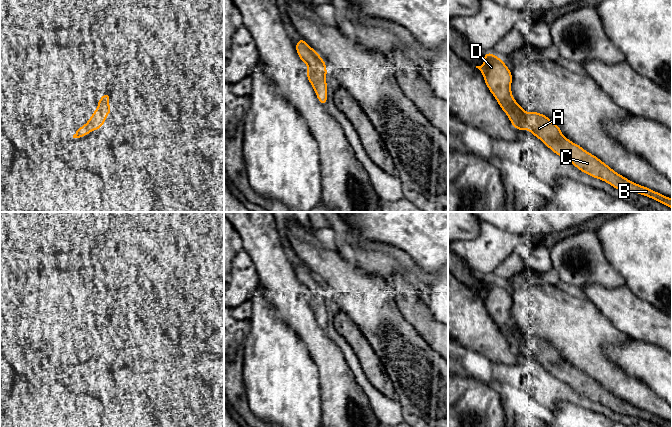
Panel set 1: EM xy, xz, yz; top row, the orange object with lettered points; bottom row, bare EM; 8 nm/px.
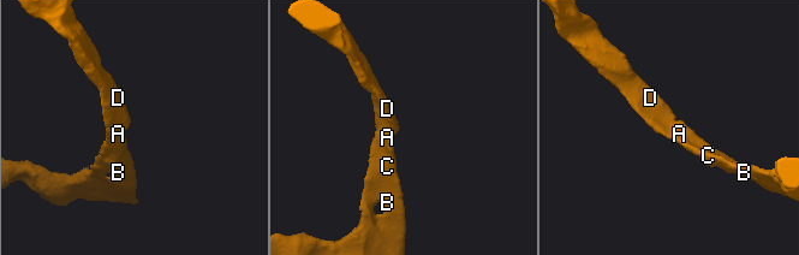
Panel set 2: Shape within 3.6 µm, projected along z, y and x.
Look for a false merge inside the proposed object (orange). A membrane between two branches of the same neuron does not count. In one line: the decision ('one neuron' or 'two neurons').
one neuron

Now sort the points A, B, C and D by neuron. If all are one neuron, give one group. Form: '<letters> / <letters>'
A B C D

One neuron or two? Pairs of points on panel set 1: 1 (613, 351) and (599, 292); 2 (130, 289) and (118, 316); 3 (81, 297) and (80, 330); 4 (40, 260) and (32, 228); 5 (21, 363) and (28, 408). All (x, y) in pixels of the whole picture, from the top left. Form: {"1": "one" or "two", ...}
{"1": "two", "2": "one", "3": "one", "4": "two", "5": "two"}

